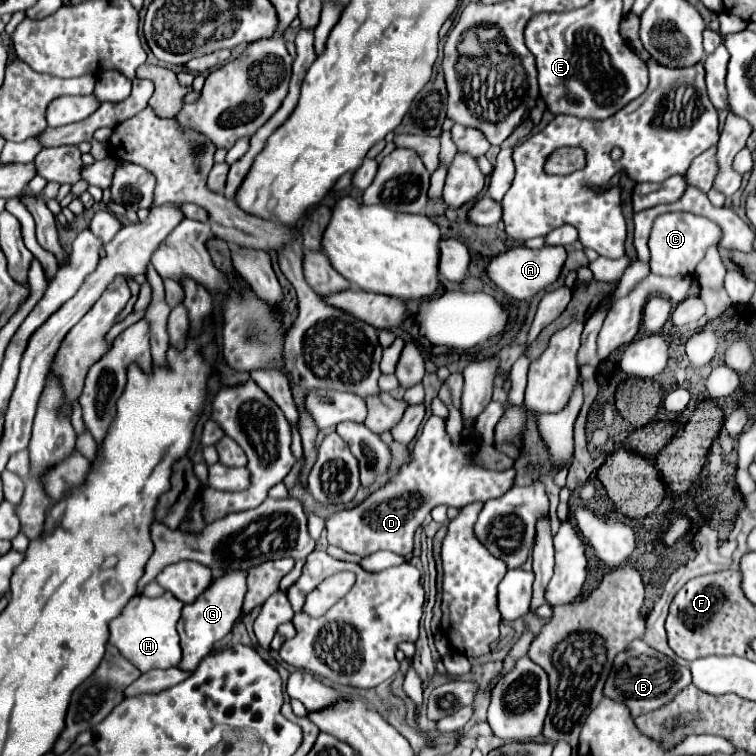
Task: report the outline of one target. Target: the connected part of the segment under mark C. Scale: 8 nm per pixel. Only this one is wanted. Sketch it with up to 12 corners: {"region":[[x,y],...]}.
{"region":[[692,213],[654,219],[650,271],[694,275],[720,229]]}

